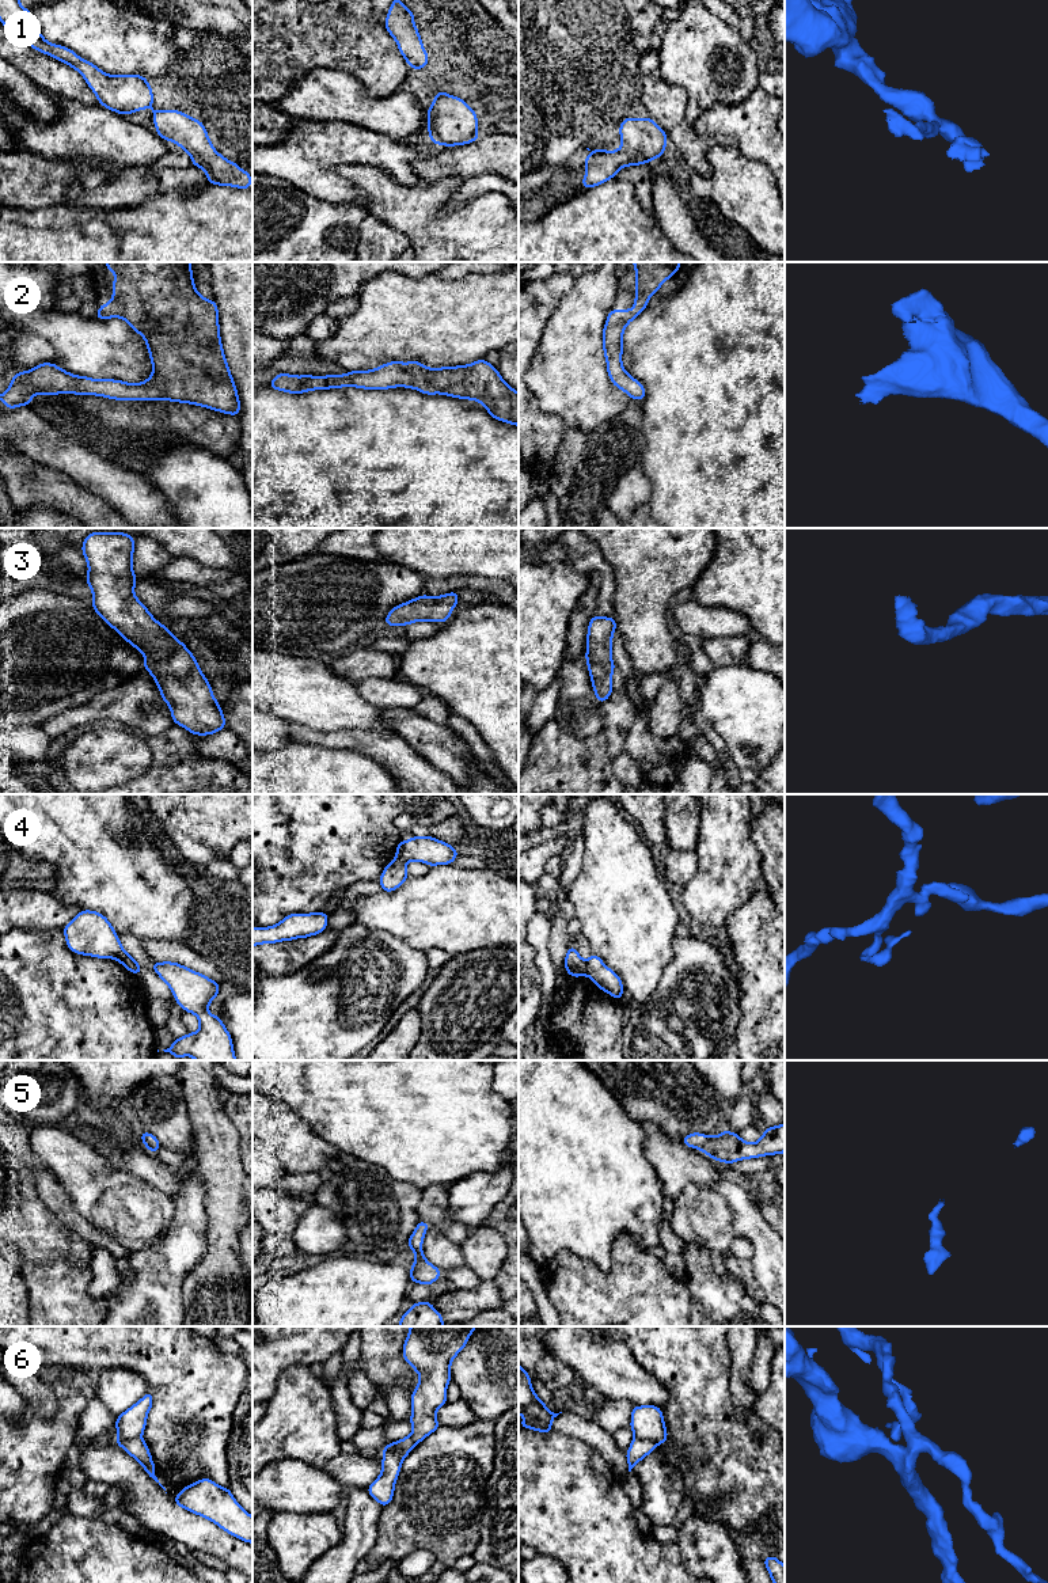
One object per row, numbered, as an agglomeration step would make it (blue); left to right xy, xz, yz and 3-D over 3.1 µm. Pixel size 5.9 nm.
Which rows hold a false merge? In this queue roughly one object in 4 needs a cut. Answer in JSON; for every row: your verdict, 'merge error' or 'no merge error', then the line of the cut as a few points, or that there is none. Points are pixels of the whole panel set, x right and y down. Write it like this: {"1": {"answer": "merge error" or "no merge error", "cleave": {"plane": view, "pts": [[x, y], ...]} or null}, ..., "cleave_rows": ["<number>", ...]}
{"1": {"answer": "no merge error", "cleave": null}, "2": {"answer": "no merge error", "cleave": null}, "3": {"answer": "no merge error", "cleave": null}, "4": {"answer": "merge error", "cleave": {"plane": "yz", "pts": [[584, 963], [587, 974]]}}, "5": {"answer": "no merge error", "cleave": null}, "6": {"answer": "merge error", "cleave": {"plane": "yz", "pts": [[634, 1434], [648, 1438], [656, 1445]]}}, "cleave_rows": ["4", "6"]}

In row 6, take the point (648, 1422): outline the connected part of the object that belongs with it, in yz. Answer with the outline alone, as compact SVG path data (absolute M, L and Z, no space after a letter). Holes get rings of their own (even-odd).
M634 1405L630 1428L635 1436L646 1438L656 1445L661 1445L668 1439L662 1412L656 1405Z

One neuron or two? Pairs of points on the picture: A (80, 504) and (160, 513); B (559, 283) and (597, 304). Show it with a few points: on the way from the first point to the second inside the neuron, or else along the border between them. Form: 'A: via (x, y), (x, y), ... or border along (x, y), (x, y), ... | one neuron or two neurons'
A: border along (86, 490), (105, 500), (120, 513) | two neurons
B: border along (576, 278), (572, 289), (551, 314) | two neurons

